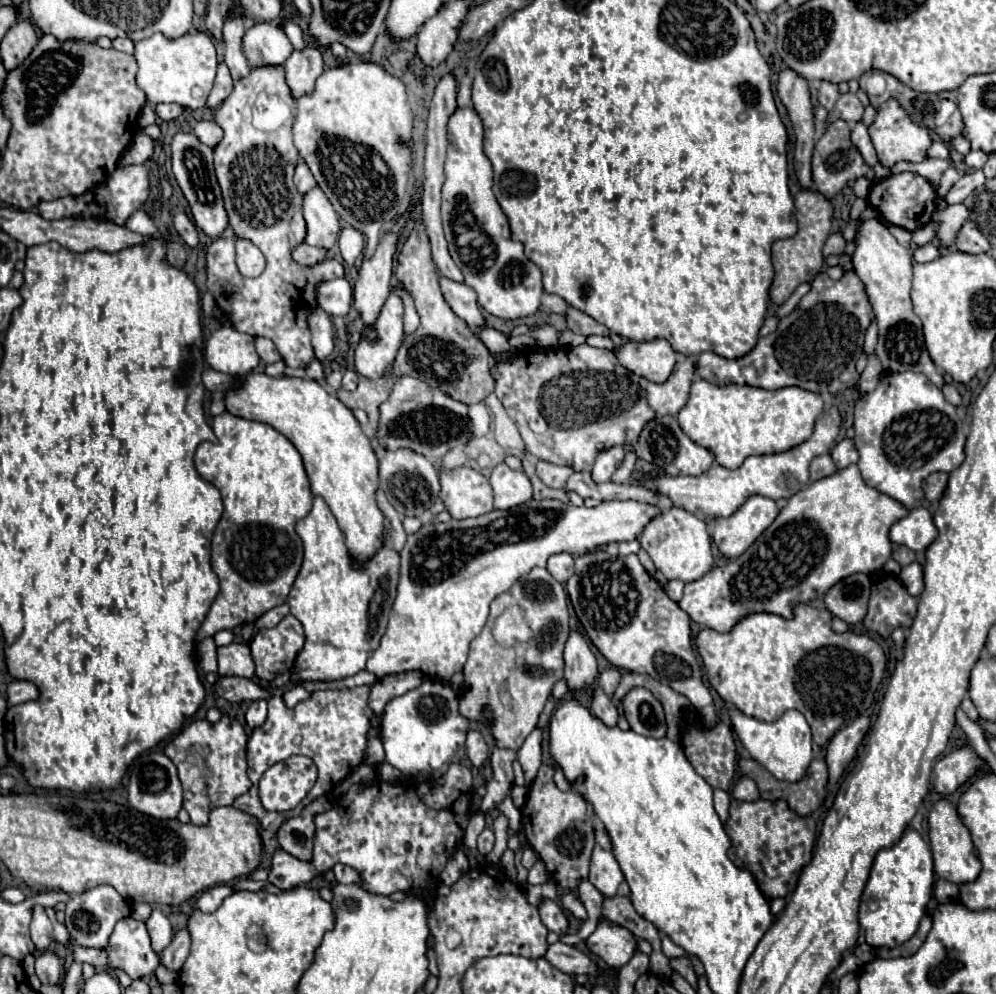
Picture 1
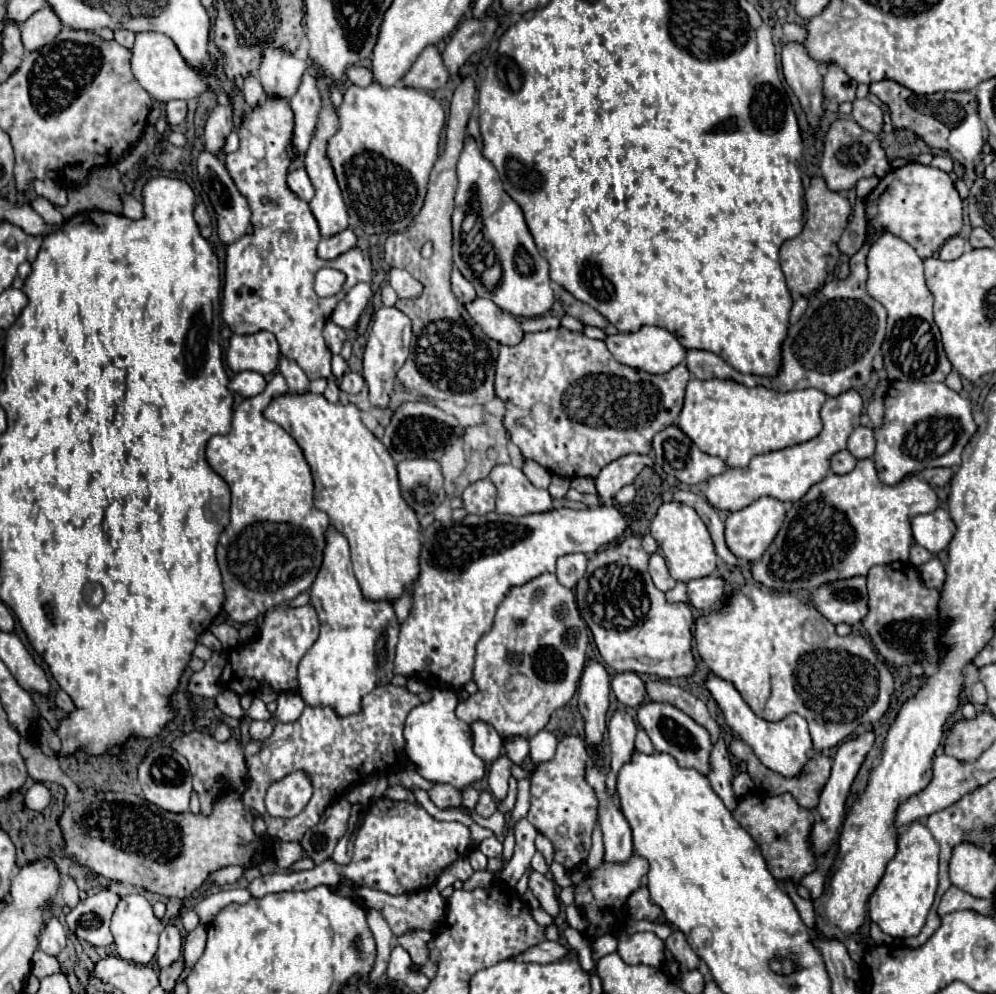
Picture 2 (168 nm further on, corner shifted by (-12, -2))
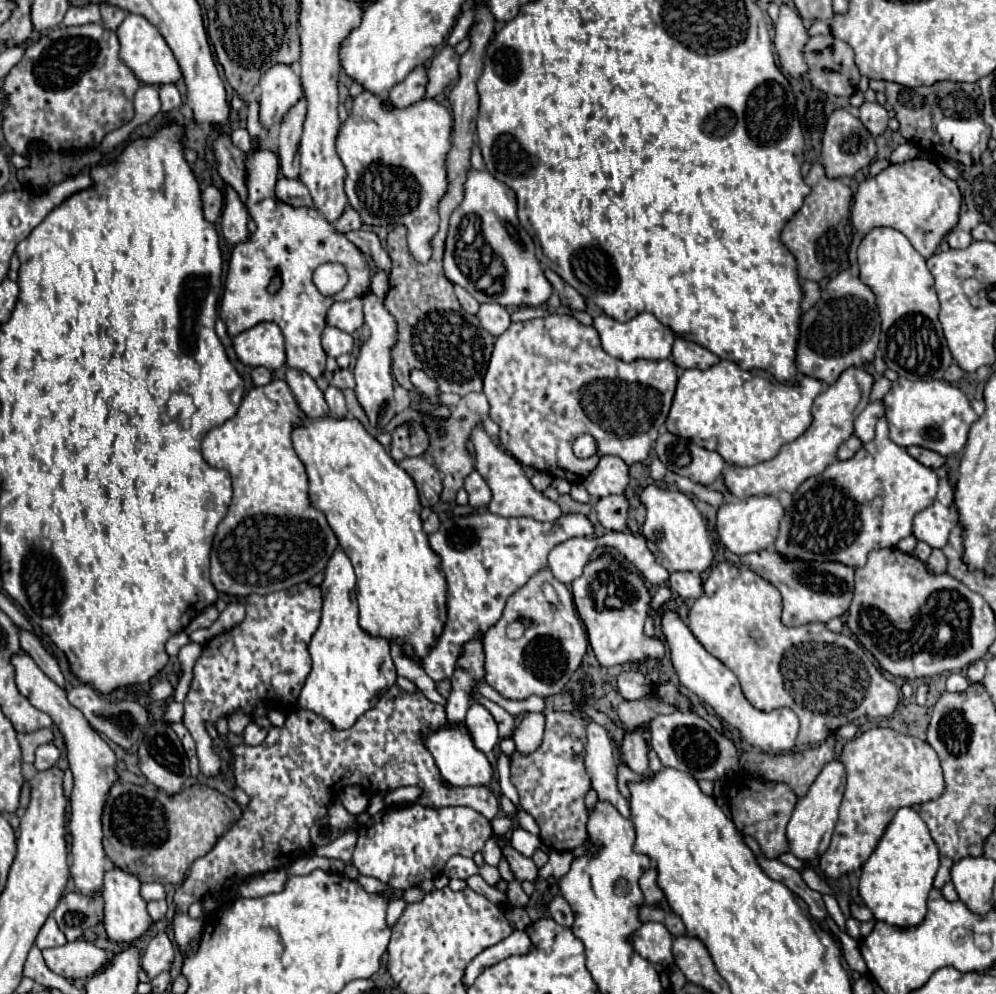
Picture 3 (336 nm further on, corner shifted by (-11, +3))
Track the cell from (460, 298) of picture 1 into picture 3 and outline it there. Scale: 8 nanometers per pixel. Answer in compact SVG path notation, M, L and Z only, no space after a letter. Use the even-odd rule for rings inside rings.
M481 304L477 318L479 318L481 326L493 336L501 336L511 324L509 312L501 304Z

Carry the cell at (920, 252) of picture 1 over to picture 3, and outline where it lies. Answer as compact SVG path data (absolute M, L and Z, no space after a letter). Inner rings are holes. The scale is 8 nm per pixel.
M955 228L955 230L951 230L951 232L947 234L947 244L949 244L951 248L963 250L963 248L967 248L971 242L973 242L973 240L971 240L971 234L965 232L965 230Z

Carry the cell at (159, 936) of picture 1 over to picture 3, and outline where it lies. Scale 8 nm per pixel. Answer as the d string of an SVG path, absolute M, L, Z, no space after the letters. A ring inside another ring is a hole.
M159 932L151 938L151 942L147 944L147 950L145 950L143 956L141 956L141 966L145 968L145 972L151 978L155 978L157 974L171 968L173 958L175 958L175 944L165 932Z

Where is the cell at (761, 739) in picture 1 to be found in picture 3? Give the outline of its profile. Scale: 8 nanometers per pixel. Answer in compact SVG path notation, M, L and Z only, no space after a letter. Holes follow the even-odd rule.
M669 610L663 612L661 632L665 636L665 642L669 644L671 662L675 666L675 672L677 672L681 684L687 686L691 692L695 692L701 702L709 704L725 724L737 728L739 734L751 746L759 748L765 754L783 754L783 752L789 752L795 748L797 732L799 732L799 718L791 708L777 708L771 712L761 712L761 710L753 708L747 702L747 698L743 696L737 676L699 644L699 640L691 634L691 630L679 618L677 612L669 612Z

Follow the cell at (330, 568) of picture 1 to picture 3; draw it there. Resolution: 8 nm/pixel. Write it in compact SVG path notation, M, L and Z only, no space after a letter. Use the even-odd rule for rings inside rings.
M337 548L325 568L321 584L323 616L317 632L309 642L313 670L299 694L299 708L311 710L327 718L335 728L349 728L355 720L375 706L377 694L391 688L397 680L395 664L389 654L389 640L371 636L359 626L359 610L355 596L355 574L347 554Z

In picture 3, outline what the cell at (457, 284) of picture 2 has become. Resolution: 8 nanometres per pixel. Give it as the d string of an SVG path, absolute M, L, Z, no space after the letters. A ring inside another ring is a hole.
M455 286L455 296L457 296L459 304L461 304L469 314L475 314L475 312L479 310L479 302L477 302L467 290L463 290L463 286Z

